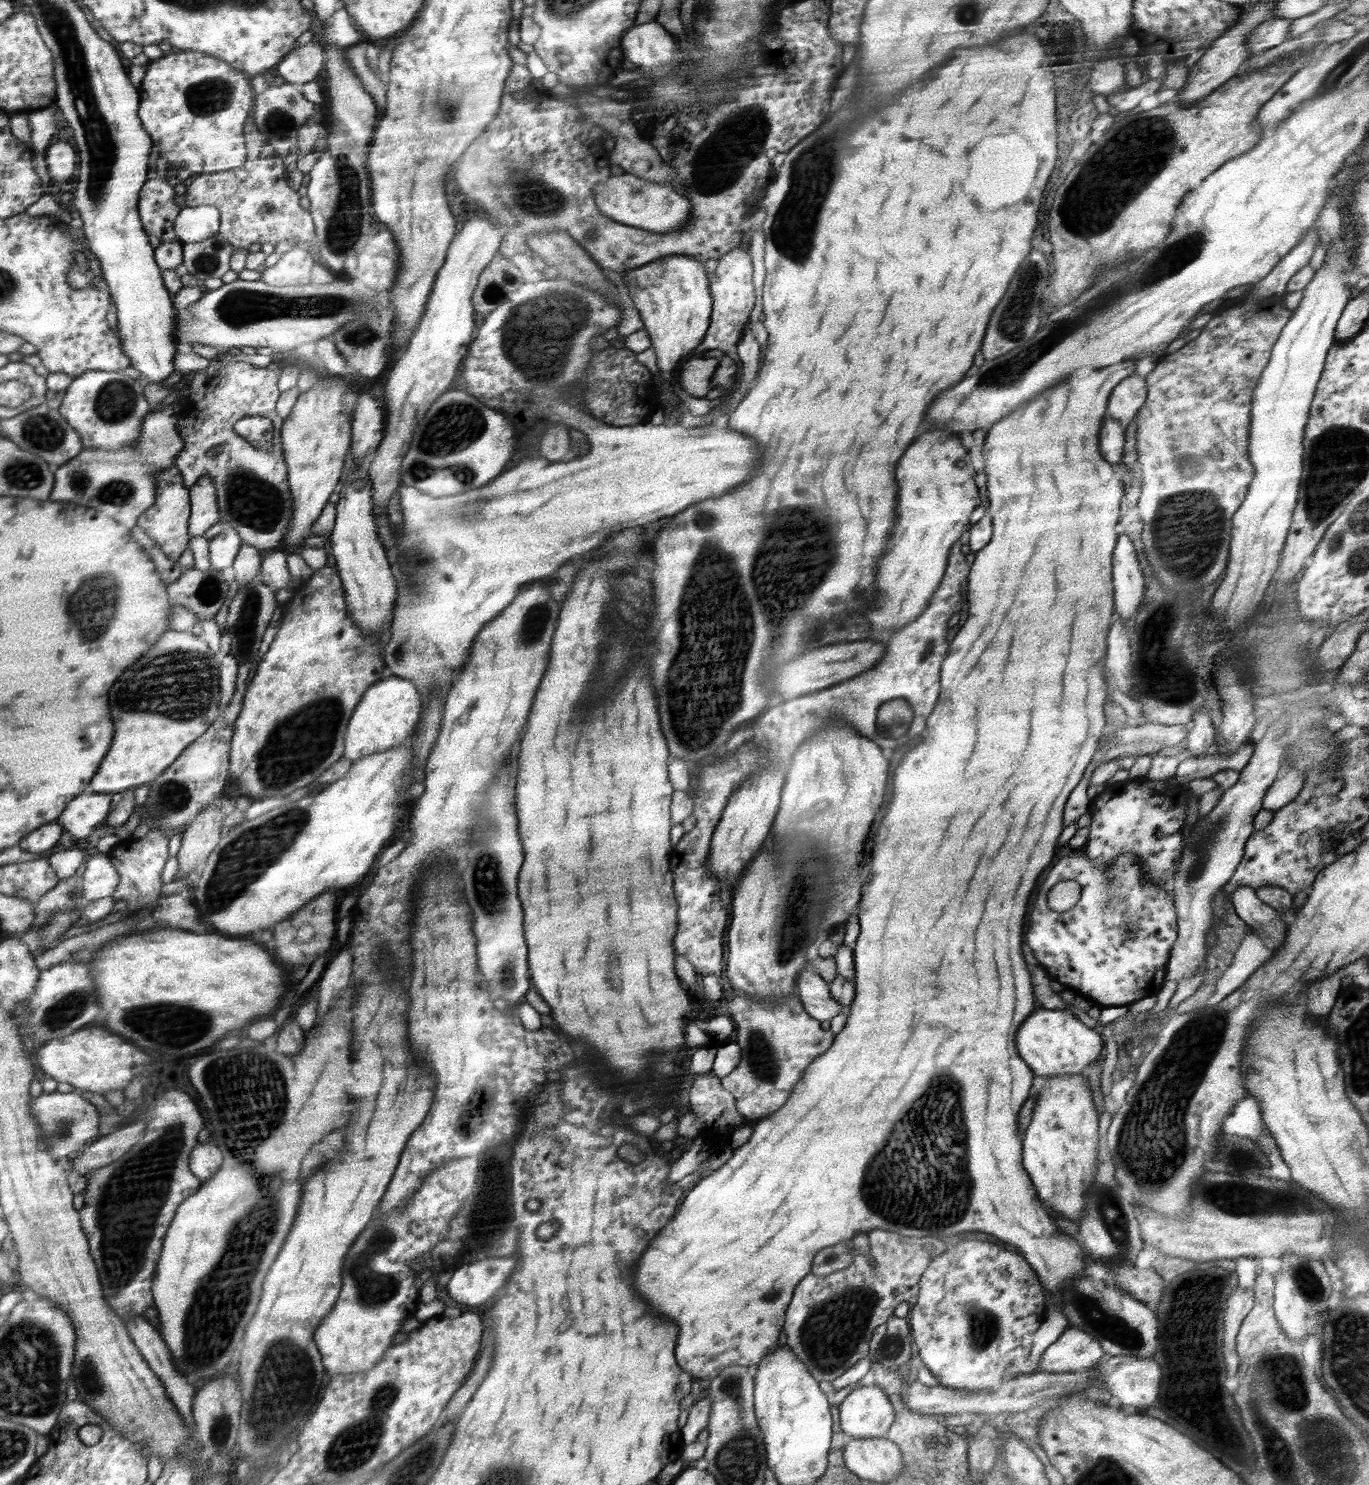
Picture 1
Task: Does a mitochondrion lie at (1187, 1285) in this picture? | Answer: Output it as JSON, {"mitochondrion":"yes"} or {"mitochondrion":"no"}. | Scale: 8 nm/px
{"mitochondrion":"no"}

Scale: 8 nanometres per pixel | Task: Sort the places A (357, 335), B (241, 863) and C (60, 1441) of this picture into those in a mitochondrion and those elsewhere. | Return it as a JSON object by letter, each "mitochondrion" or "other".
{"A":"mitochondrion","B":"mitochondrion","C":"other"}

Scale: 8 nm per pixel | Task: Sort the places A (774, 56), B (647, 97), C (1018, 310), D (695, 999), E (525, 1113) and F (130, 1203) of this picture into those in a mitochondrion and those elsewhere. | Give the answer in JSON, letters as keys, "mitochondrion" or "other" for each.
{"A":"other","B":"other","C":"mitochondrion","D":"other","E":"other","F":"mitochondrion"}

